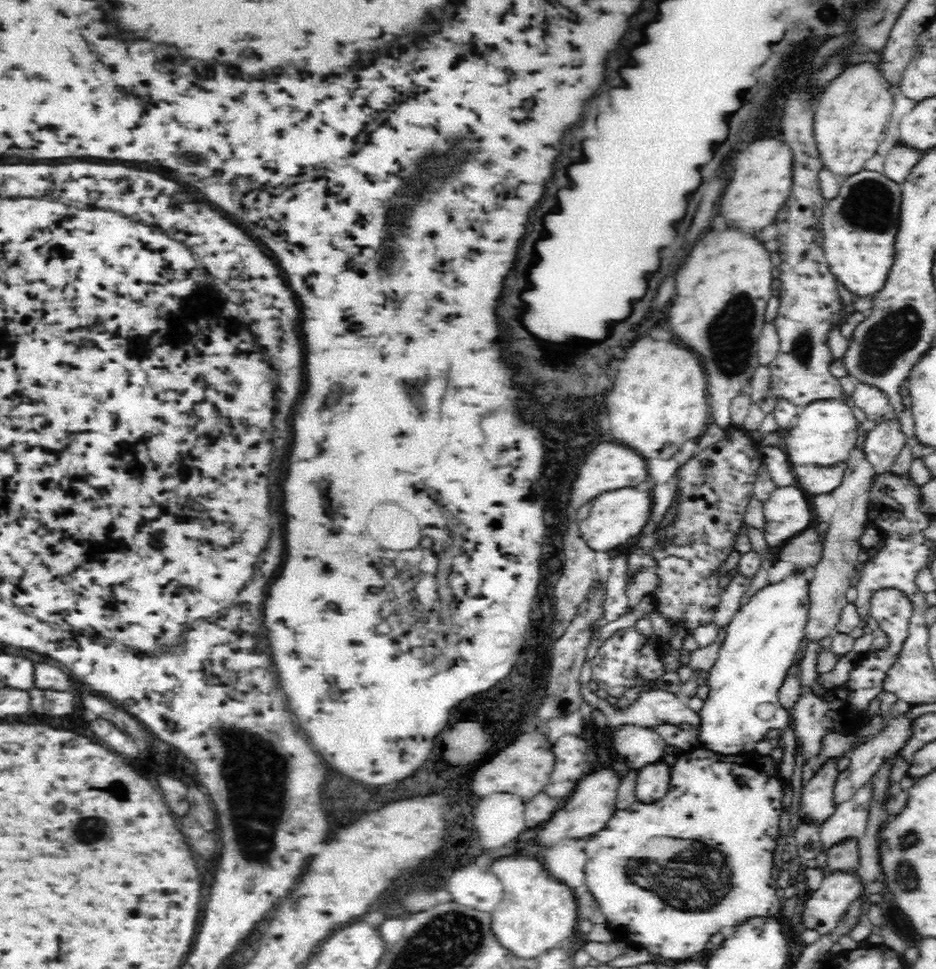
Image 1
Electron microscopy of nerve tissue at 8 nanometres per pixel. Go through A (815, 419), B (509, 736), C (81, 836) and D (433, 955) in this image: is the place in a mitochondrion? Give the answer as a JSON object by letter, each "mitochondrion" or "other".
{"A":"other","B":"other","C":"mitochondrion","D":"mitochondrion"}

